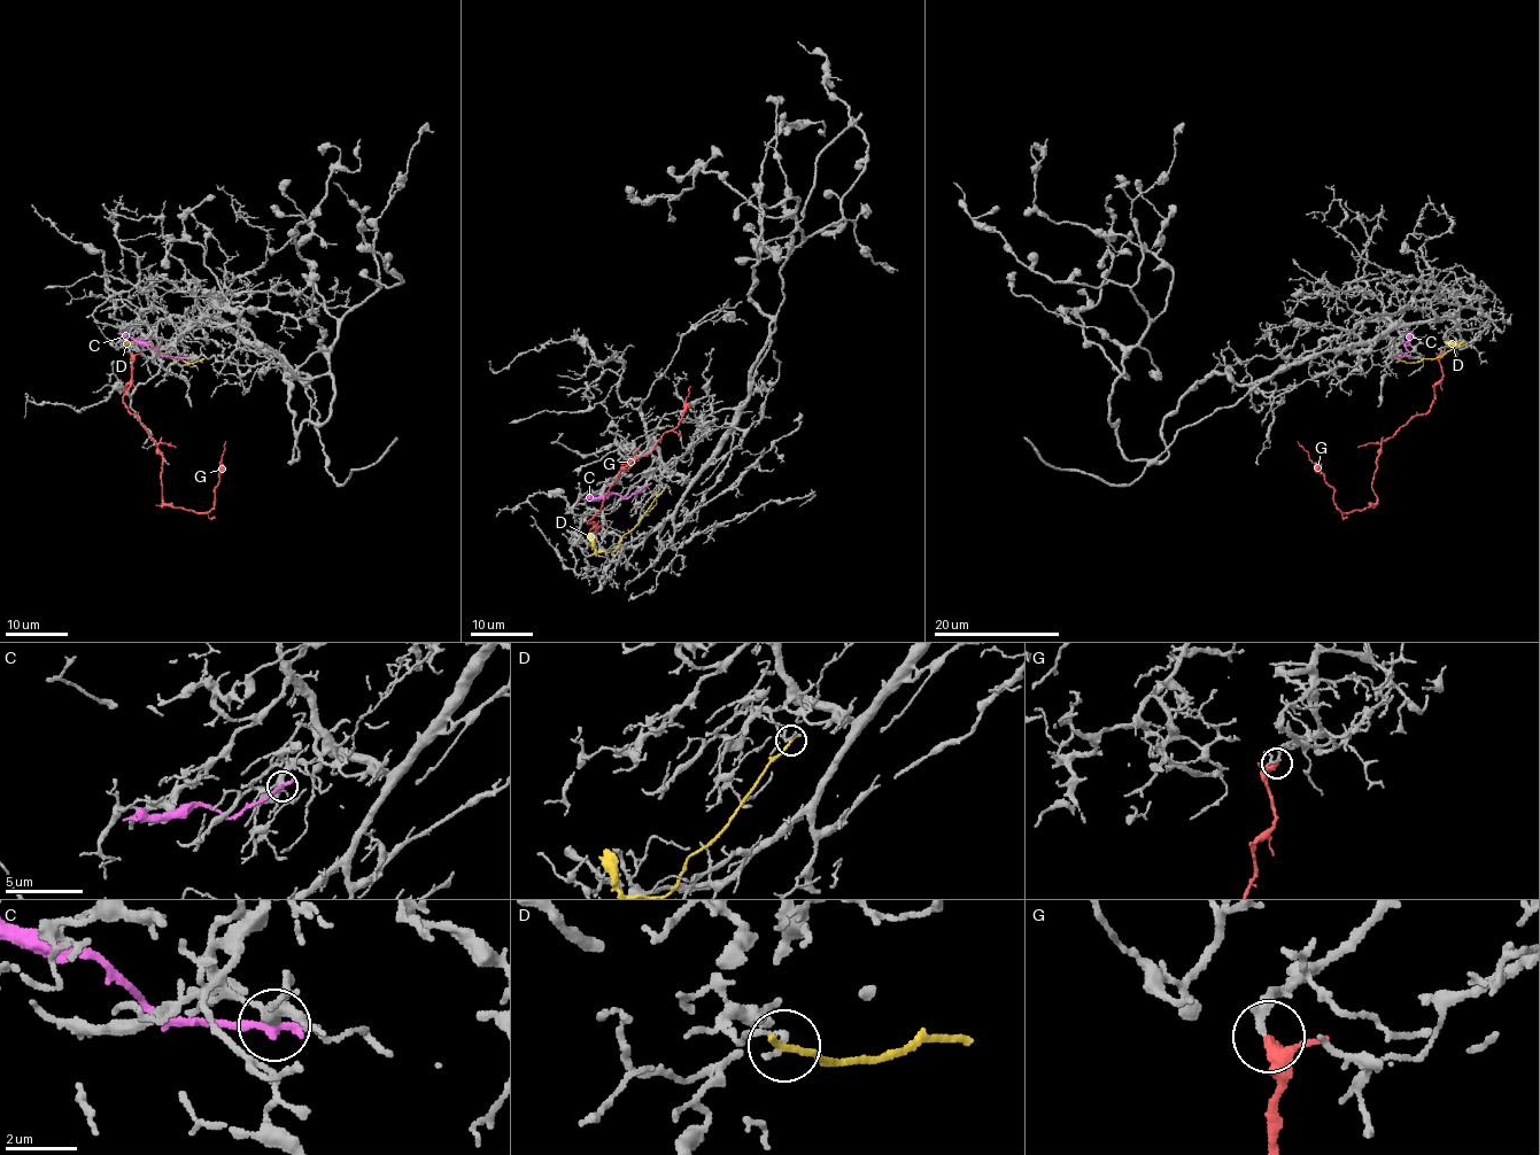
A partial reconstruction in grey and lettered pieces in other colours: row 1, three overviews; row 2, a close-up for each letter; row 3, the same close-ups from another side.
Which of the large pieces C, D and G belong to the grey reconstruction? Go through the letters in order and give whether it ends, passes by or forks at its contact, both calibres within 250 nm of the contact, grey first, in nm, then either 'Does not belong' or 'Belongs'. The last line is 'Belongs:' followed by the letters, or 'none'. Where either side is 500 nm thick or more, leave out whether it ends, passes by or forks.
C: It ends there. Thickness 300 nm (grey) against 300 nm. Does not belong
D: It ends there. Thickness 200 nm (grey) against 200 nm. Does not belong
G: It ends there. Thickness 240 nm (grey) against 400 nm. Belongs
Belongs: G

